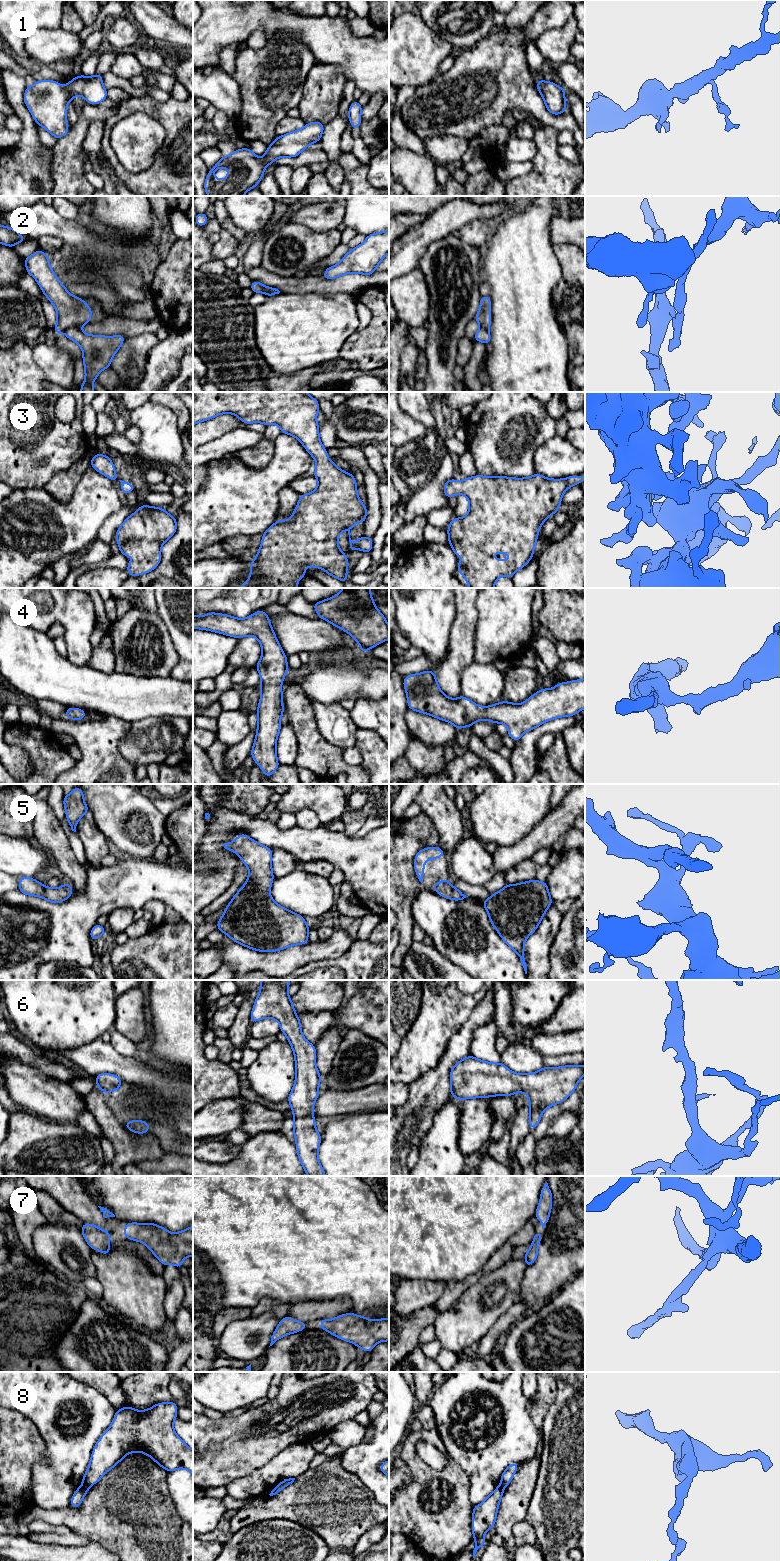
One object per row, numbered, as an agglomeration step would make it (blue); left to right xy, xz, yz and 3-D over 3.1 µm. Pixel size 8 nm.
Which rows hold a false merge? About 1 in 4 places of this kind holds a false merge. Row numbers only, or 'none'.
2, 8

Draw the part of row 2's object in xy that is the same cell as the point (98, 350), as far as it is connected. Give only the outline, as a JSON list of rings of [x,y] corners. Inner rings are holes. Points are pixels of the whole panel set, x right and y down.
[[[68,328],[65,335],[79,344],[83,352],[85,381],[80,386],[81,392],[95,392],[92,383],[98,374],[111,366],[111,360],[126,339],[124,335],[103,336],[87,335],[79,328]]]

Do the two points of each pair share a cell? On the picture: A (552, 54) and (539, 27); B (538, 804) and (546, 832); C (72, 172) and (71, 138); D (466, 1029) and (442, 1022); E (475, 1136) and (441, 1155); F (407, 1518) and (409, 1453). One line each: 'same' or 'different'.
A: different
B: different
C: same
D: different
E: different
F: same

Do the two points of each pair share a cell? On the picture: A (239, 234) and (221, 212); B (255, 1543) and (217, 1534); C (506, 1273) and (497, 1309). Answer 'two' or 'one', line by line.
A: one
B: two
C: one

